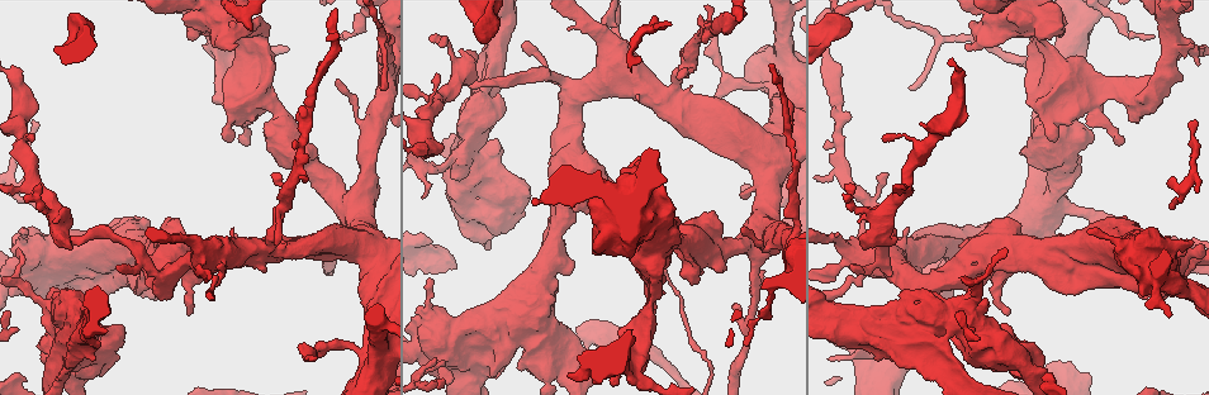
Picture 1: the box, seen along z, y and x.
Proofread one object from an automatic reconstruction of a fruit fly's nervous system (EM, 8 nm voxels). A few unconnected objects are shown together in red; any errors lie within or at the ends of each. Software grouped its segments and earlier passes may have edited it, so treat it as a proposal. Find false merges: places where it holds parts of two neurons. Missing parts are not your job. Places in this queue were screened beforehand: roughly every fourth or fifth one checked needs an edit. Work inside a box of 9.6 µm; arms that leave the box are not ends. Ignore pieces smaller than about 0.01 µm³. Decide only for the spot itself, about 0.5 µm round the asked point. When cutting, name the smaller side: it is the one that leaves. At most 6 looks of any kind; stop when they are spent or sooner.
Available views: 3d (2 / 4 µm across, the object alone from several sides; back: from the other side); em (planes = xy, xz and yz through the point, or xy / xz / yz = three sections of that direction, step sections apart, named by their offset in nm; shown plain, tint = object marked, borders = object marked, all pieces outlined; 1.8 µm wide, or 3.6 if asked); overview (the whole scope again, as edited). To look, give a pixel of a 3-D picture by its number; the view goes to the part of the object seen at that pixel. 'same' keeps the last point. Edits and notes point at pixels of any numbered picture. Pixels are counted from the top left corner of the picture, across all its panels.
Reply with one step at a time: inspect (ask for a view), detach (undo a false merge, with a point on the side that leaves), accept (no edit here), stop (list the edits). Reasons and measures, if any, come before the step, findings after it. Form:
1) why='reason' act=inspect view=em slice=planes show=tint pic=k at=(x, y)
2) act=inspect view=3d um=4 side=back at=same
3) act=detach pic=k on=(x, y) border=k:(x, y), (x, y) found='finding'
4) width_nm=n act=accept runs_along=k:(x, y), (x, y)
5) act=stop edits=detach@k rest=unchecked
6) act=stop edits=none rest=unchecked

why='sharp bend' act=inspect view=em um=3.6 slice=xy step=8 show=tint pic=1 at=(1086, 98)

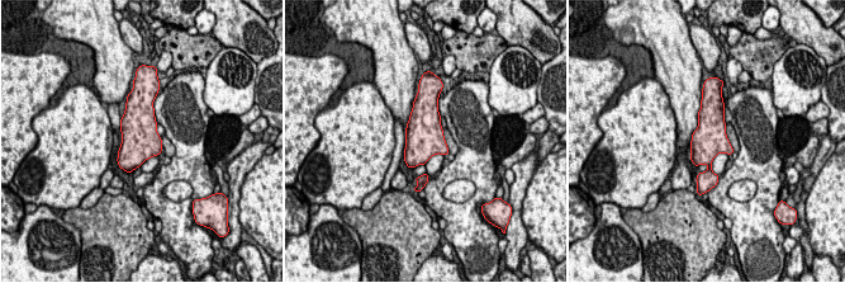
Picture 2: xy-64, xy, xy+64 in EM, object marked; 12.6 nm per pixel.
act=inspect view=em um=3.6 slice=yz step=8 show=tint at=same

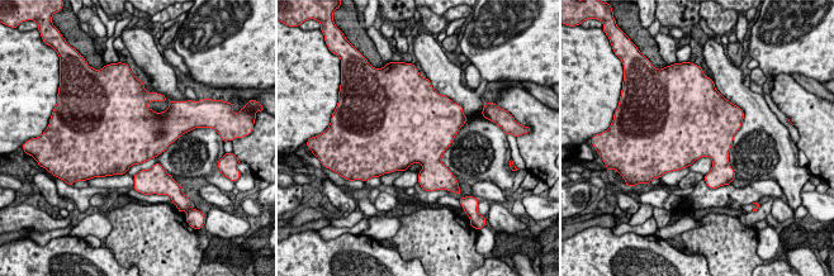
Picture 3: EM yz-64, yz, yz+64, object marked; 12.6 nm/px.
act=accept found='one neuron here'

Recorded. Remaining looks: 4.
why='four-way junction' act=inspect view=3d um=4 pic=1 at=(673, 84)

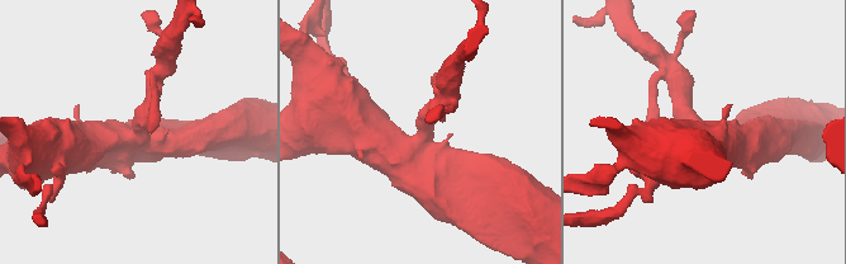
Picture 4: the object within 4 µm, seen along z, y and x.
act=inspect view=em slice=xz step=16 show=tint pic=4 at=(137, 131)

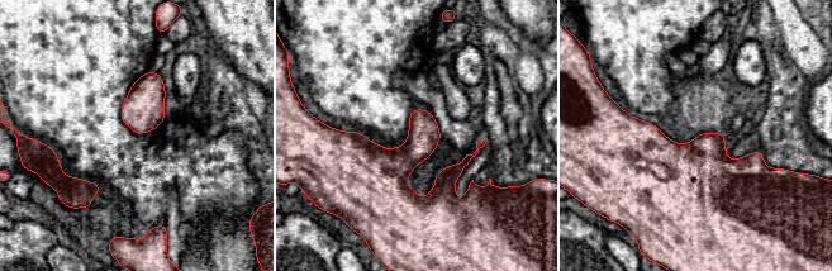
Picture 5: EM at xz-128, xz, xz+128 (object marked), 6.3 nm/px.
act=accept runs_along=5:(481, 142), (428, 201), (341, 144) found='continuous, no second neuron'

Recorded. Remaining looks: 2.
why='abrupt turn' act=inspect view=em slice=xy step=8 show=tint pic=1 at=(864, 318)

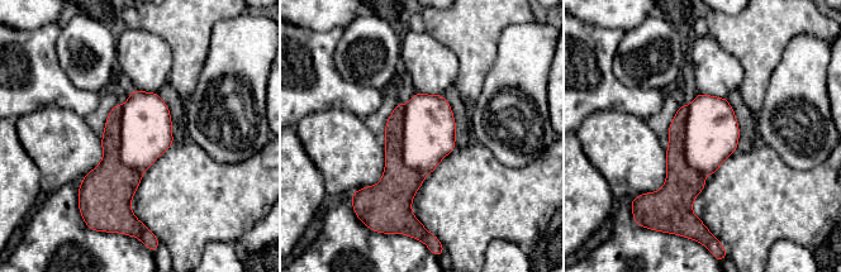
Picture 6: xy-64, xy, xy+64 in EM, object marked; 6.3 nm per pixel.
act=inspect view=em slice=xz step=16 show=tint at=same

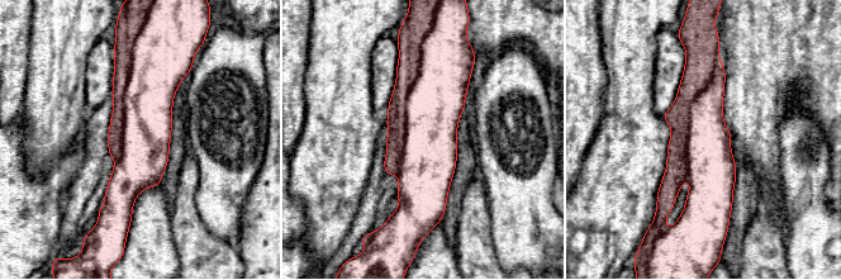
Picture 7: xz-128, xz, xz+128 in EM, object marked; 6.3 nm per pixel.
act=detach pic=7 on=(695, 79) part_leaving=7:(712, 65), (679, 112), (671, 202) found='two neurons meet here'

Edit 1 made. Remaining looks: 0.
act=stop edits=detach@7 rest=unchecked

